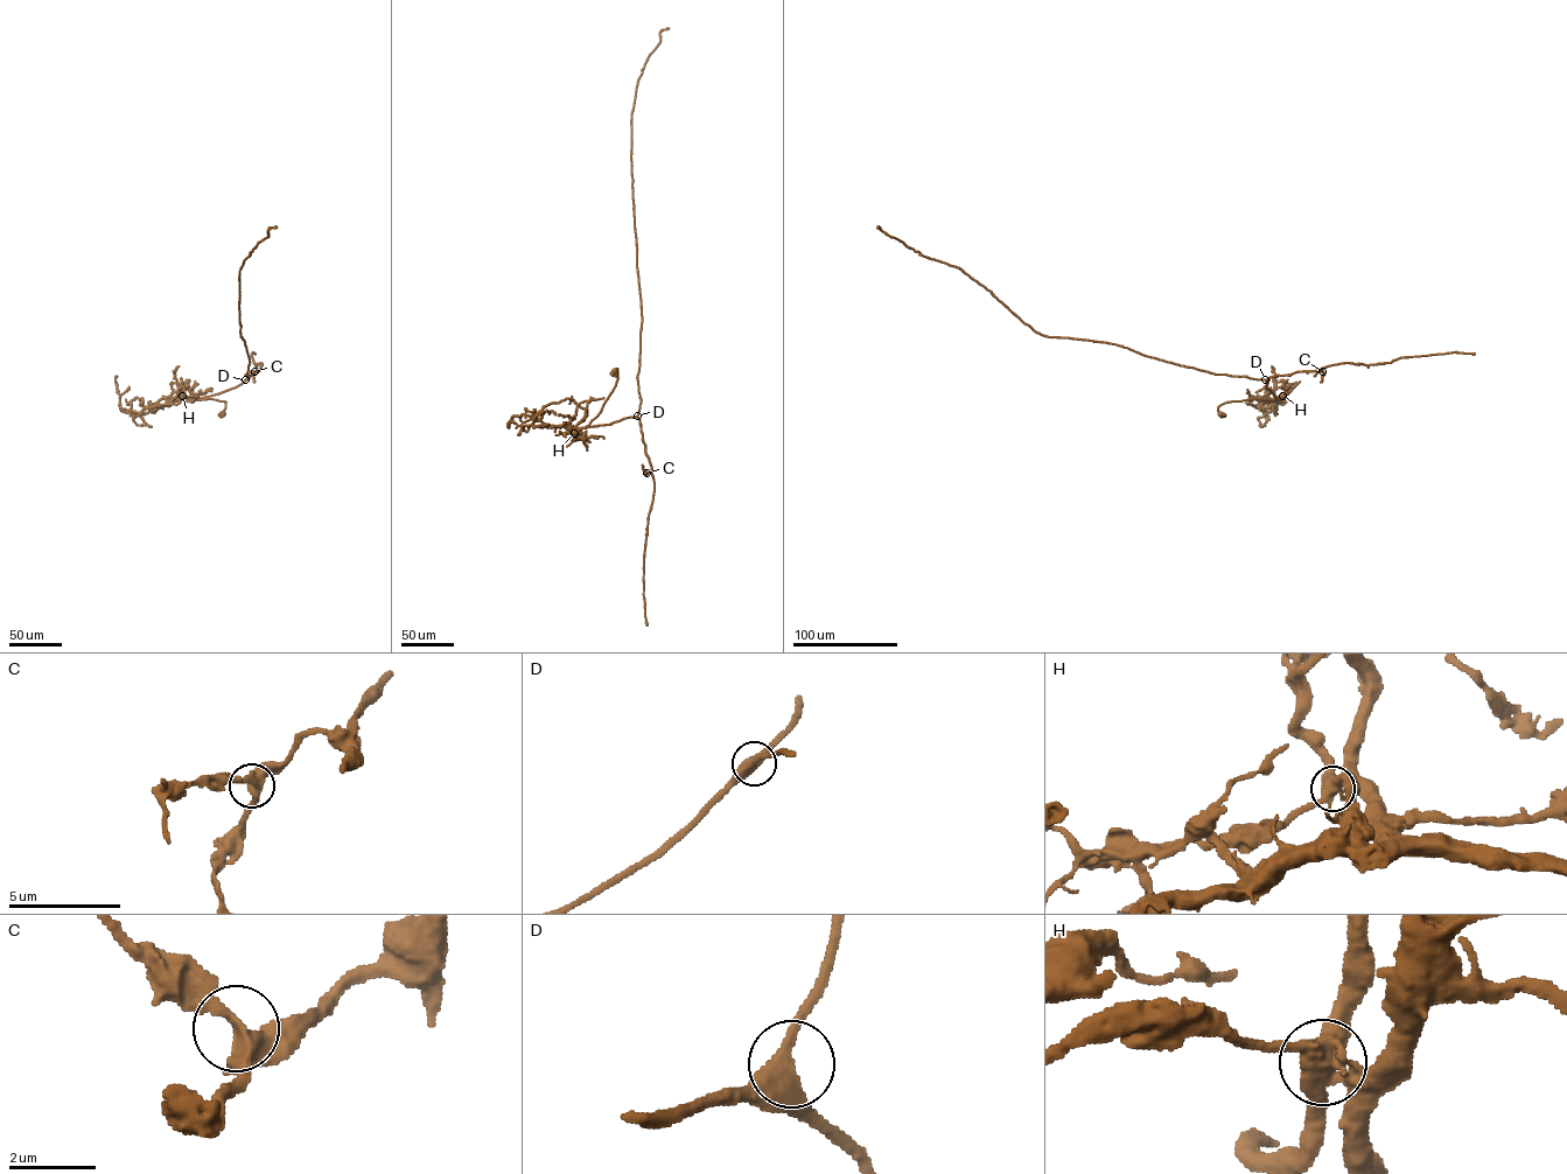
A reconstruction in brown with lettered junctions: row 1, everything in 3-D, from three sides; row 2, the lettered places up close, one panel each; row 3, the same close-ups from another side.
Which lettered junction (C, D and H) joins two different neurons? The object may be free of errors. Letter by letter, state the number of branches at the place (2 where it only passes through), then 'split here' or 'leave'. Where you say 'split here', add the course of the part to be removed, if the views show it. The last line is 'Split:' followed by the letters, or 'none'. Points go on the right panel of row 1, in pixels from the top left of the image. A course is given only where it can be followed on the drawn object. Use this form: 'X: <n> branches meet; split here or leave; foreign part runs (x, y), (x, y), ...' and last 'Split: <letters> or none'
C: 3 branches meet; leave
D: 3 branches meet; leave
H: 4 branches meet; split here; foreign part runs (1282, 396), (1272, 400), (1249, 397), (1247, 404), (1264, 409), (1275, 402), (1271, 367)
Split: H

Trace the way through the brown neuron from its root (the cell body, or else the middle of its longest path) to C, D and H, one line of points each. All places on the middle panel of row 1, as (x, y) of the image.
C: (614, 371), (617, 369), (615, 385), (588, 425), (637, 417), (651, 469), (646, 473)
D: (614, 371), (617, 369), (615, 385), (588, 425), (637, 416)
H: (614, 371), (617, 369), (615, 385), (601, 412), (574, 433)

